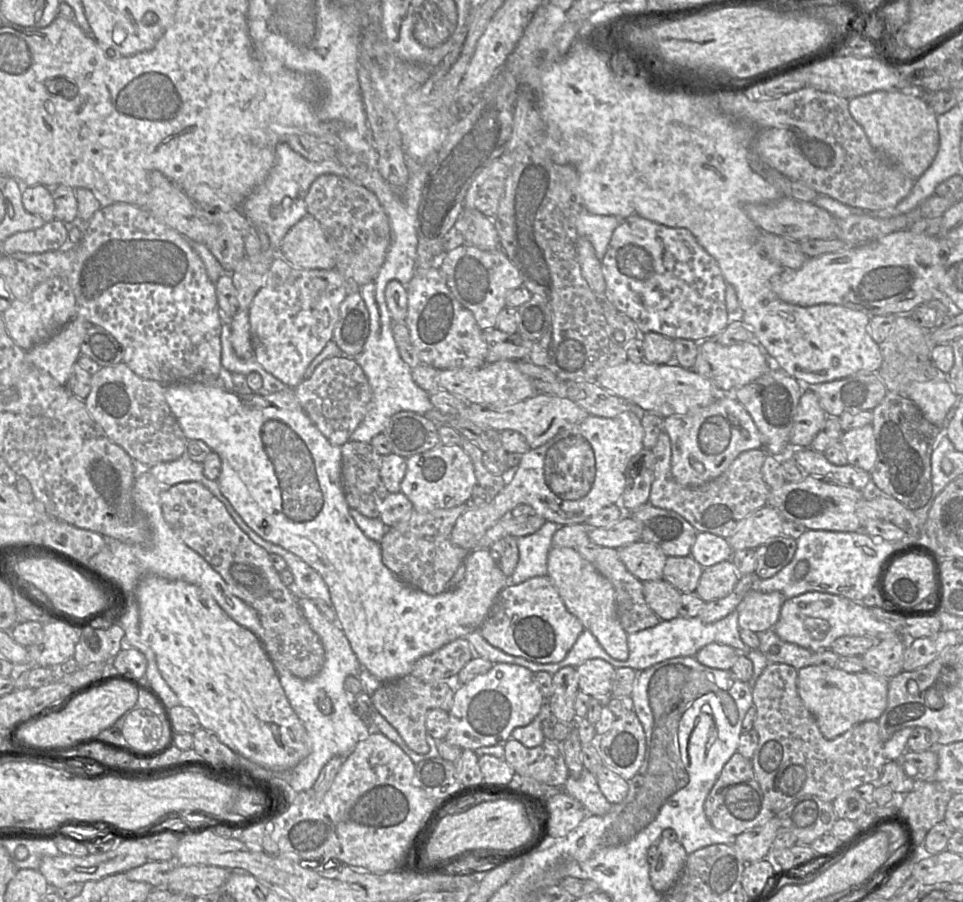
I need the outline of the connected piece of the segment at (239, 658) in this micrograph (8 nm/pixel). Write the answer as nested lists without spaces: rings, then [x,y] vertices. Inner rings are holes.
[[[155,575],[144,576],[138,582],[139,584],[135,591],[139,606],[141,639],[154,651],[161,676],[178,697],[180,705],[194,713],[201,727],[214,733],[224,745],[229,747],[236,754],[271,771],[287,771],[294,768],[307,757],[310,753],[310,740],[307,732],[291,707],[281,686],[277,670],[266,653],[261,640],[251,631],[230,618],[217,602],[199,586],[182,580],[168,580]]]

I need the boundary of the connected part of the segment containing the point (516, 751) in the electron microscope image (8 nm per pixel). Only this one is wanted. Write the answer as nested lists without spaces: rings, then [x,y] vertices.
[[[510,738],[504,746],[505,760],[516,773],[553,787],[563,787],[570,776],[561,743],[545,740],[529,748]]]

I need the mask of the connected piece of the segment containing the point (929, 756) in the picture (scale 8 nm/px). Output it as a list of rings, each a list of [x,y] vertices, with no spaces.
[[[935,749],[923,752],[906,750],[897,761],[908,777],[917,783],[934,781],[938,769],[938,755]]]

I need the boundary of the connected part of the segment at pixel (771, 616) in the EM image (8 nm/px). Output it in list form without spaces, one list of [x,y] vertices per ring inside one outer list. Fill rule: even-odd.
[[[750,590],[737,607],[740,629],[762,632],[773,629],[786,597],[778,591],[762,593]]]

